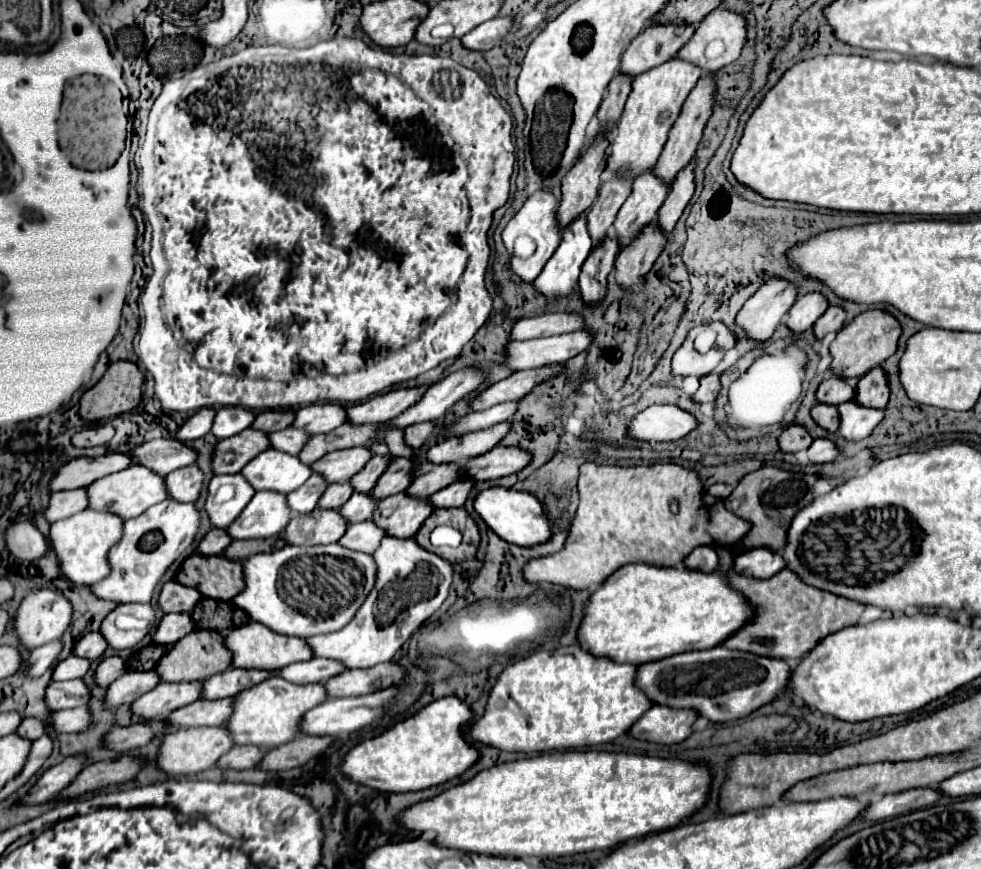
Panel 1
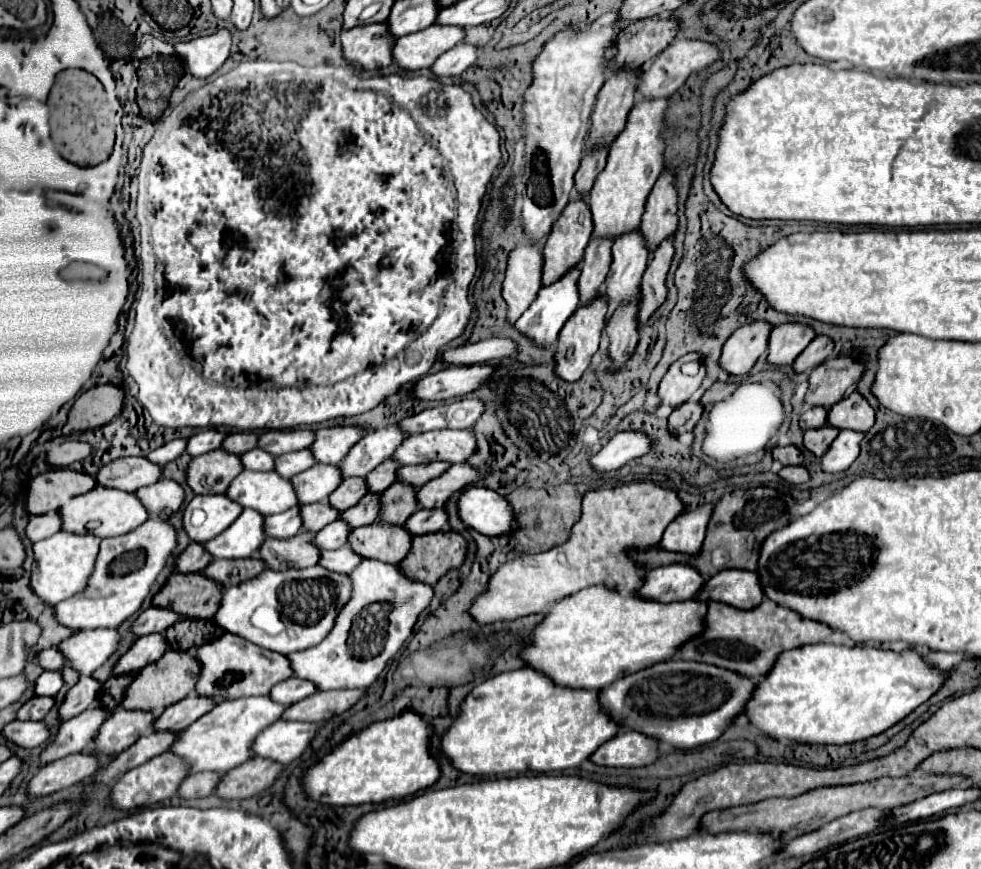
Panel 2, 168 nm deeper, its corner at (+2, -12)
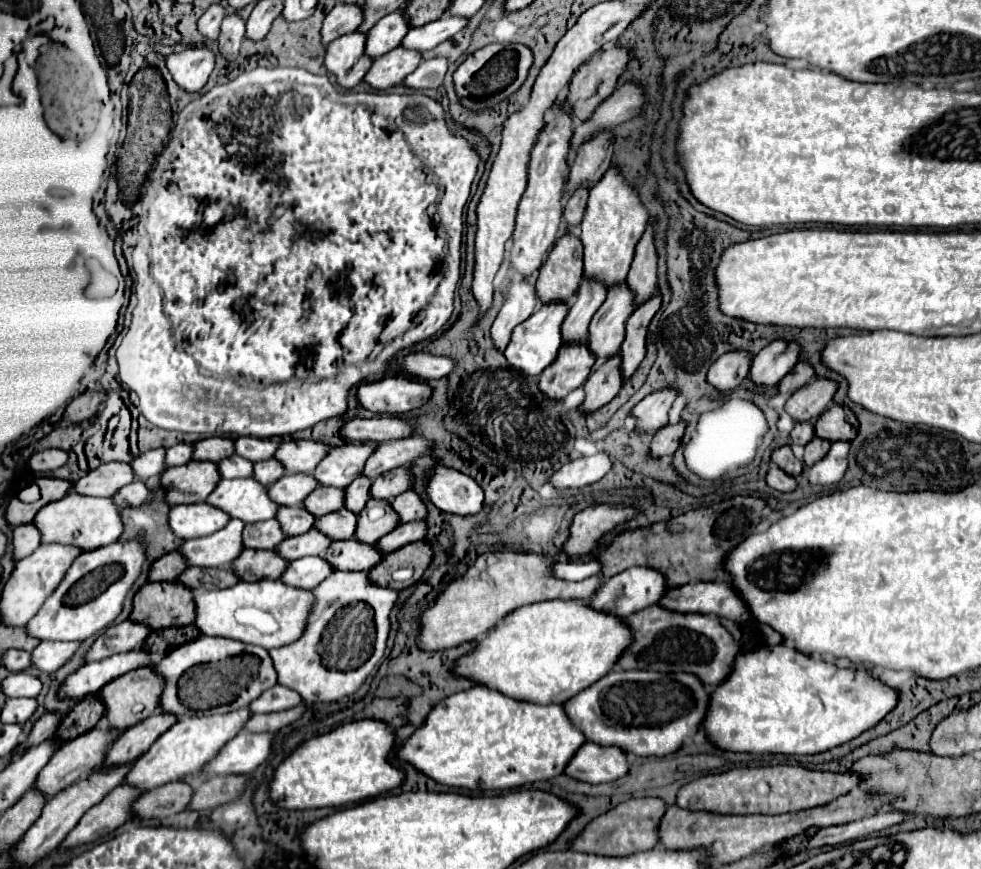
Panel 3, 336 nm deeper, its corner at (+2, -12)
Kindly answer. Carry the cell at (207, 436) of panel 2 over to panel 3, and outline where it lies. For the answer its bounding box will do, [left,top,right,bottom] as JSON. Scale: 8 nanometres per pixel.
[164,443,192,467]

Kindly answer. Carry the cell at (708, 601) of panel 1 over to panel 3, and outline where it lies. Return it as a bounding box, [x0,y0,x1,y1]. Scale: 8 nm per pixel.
[452,599,630,705]

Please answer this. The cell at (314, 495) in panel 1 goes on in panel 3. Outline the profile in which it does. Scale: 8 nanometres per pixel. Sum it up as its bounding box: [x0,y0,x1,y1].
[242,519,284,549]

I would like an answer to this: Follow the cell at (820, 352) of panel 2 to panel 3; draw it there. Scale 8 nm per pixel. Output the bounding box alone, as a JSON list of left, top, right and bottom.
[778,361,814,395]

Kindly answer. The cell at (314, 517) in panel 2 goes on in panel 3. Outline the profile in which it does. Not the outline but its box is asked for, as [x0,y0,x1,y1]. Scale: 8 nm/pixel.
[276,507,316,537]

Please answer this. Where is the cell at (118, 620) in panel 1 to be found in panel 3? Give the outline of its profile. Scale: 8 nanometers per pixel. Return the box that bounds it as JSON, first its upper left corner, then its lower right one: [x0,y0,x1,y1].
[32,641,80,673]

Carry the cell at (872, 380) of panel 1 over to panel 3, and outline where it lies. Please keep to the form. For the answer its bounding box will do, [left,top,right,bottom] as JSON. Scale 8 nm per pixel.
[814,405,856,443]

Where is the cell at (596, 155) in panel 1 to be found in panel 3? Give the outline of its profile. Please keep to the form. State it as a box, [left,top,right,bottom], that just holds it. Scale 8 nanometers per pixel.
[536,235,582,303]

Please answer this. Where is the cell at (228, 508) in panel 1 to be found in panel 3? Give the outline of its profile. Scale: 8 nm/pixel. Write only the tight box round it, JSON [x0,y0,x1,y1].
[168,503,228,539]

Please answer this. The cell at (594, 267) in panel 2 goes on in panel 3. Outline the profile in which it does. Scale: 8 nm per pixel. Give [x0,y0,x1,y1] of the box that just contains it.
[562,283,606,345]

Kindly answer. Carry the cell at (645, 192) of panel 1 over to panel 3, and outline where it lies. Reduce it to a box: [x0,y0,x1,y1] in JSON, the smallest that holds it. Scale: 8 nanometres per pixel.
[588,287,632,367]

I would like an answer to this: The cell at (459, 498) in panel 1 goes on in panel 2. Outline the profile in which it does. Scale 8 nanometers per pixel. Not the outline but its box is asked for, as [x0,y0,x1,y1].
[404,509,448,535]

